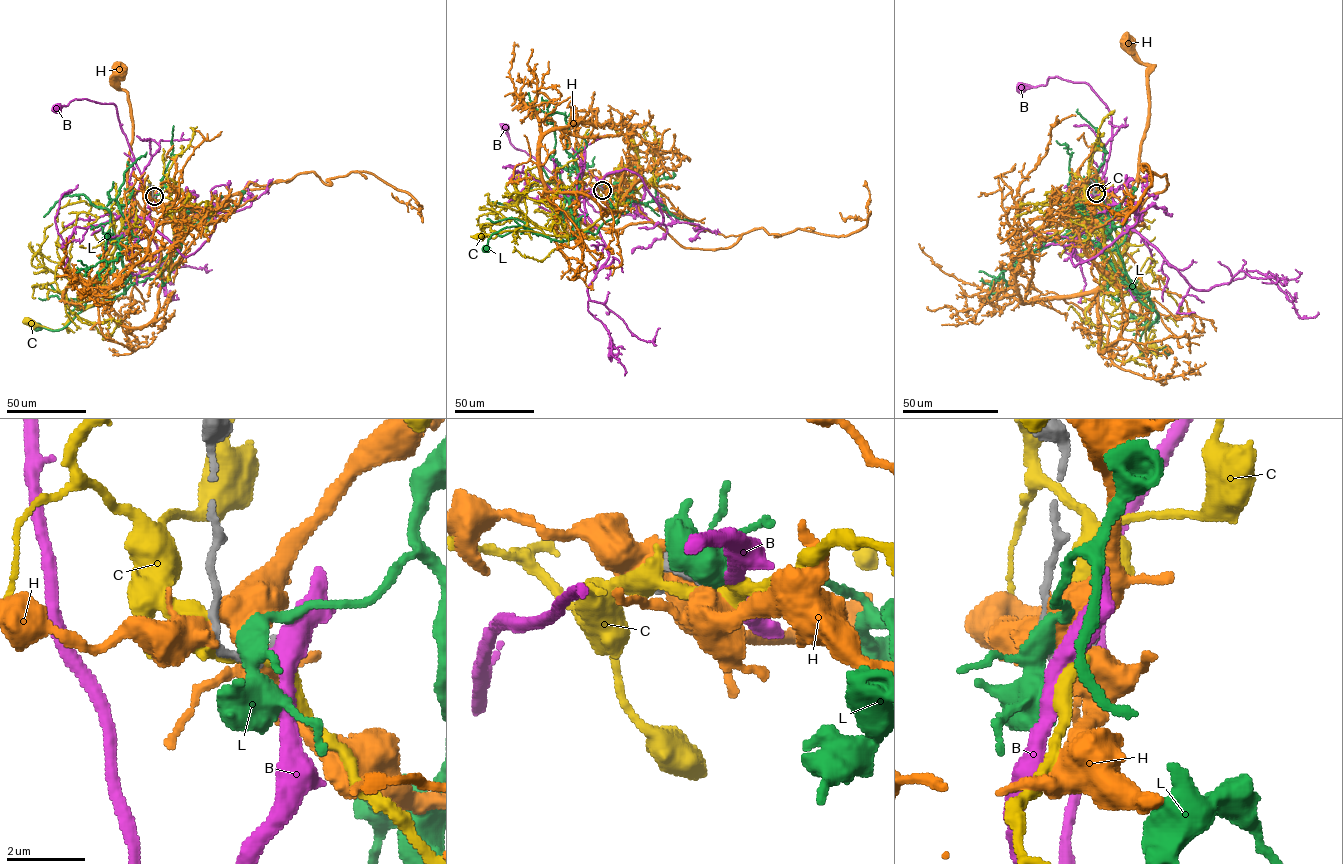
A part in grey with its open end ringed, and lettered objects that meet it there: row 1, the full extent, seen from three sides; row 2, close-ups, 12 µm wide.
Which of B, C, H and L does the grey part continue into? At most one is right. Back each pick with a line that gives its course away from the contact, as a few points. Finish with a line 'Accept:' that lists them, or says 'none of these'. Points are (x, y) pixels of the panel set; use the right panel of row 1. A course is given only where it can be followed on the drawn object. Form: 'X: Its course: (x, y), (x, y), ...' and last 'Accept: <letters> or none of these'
Accept: none of these

